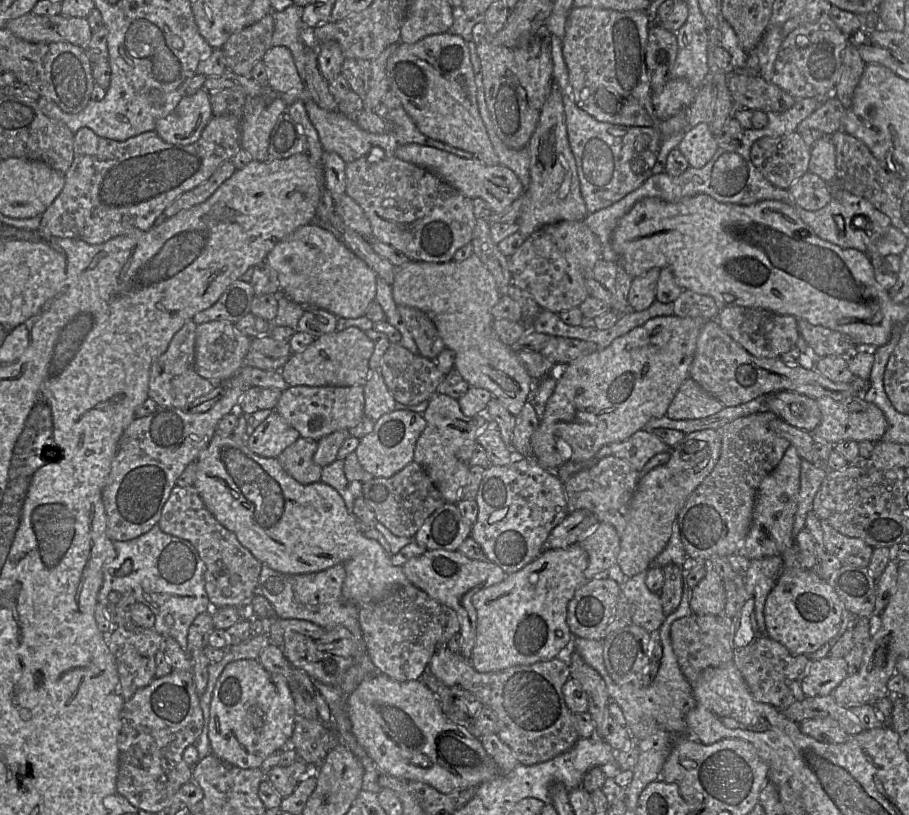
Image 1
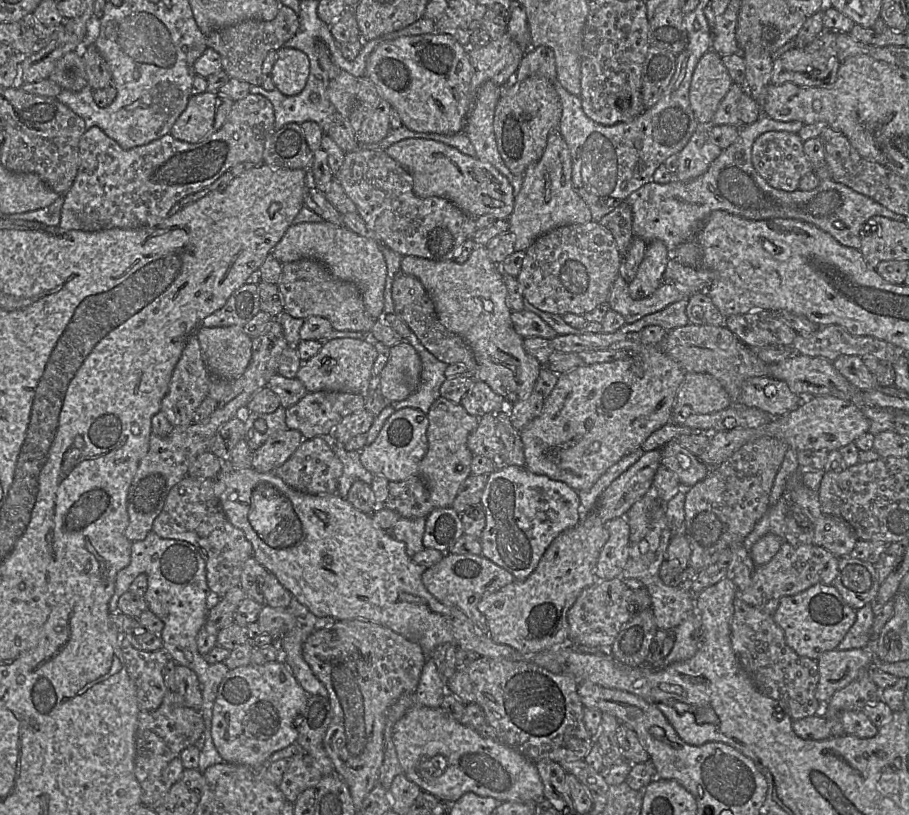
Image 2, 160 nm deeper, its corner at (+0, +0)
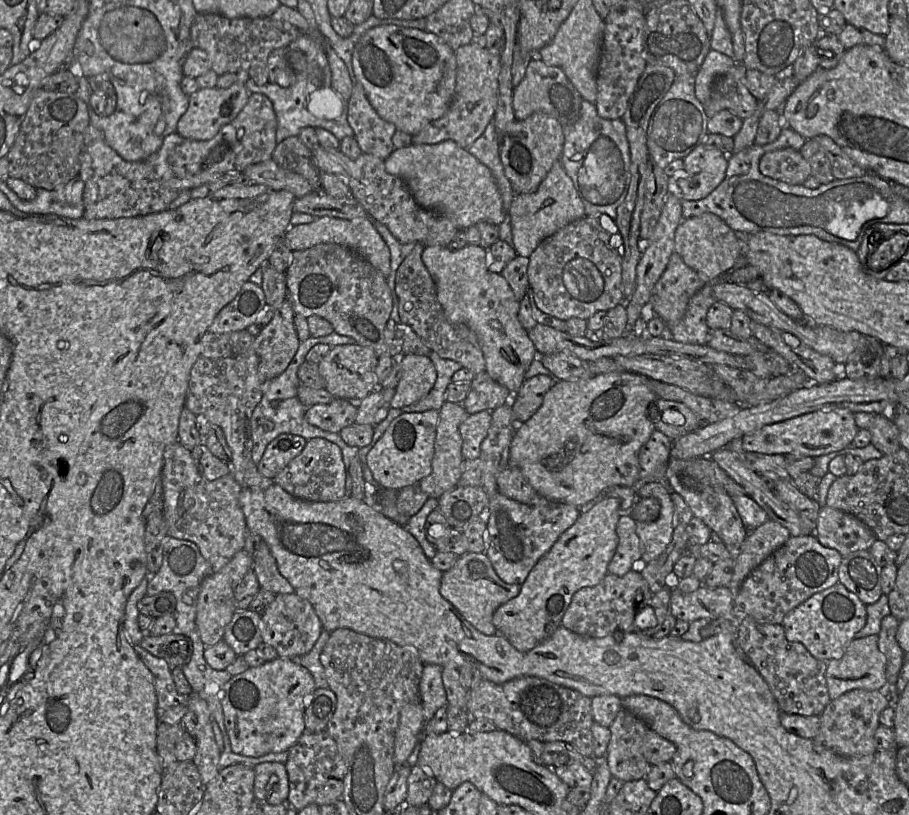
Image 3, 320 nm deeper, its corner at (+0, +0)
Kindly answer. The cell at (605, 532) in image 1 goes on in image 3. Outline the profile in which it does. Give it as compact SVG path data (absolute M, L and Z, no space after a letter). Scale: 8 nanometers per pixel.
M631 516L620 517L616 527L619 542L608 565L608 574L623 576L630 570L642 571L642 543L636 532L636 521Z

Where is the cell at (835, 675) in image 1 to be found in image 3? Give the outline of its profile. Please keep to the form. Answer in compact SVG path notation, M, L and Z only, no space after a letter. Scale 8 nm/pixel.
M878 634L854 639L840 659L831 659L827 661L825 678L828 695L831 701L854 689L868 691L883 691L885 689L885 656L878 648L878 639Z

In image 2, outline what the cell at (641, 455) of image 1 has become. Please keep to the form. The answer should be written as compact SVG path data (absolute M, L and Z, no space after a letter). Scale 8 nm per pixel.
M677 440L666 443L660 452L662 465L677 475L682 487L692 488L710 473L708 467Z

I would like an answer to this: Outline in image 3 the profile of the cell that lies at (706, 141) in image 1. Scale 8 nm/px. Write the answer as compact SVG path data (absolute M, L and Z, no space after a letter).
M700 144L684 159L684 169L672 178L673 188L684 200L707 197L724 180L728 156L711 145Z

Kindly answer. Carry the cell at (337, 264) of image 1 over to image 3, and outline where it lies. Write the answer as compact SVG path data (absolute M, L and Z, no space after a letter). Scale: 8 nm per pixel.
M323 216L307 224L290 226L282 236L283 243L291 251L305 250L322 243L334 243L347 247L367 260L382 275L388 278L390 266L390 249L375 229L370 217L353 220Z

